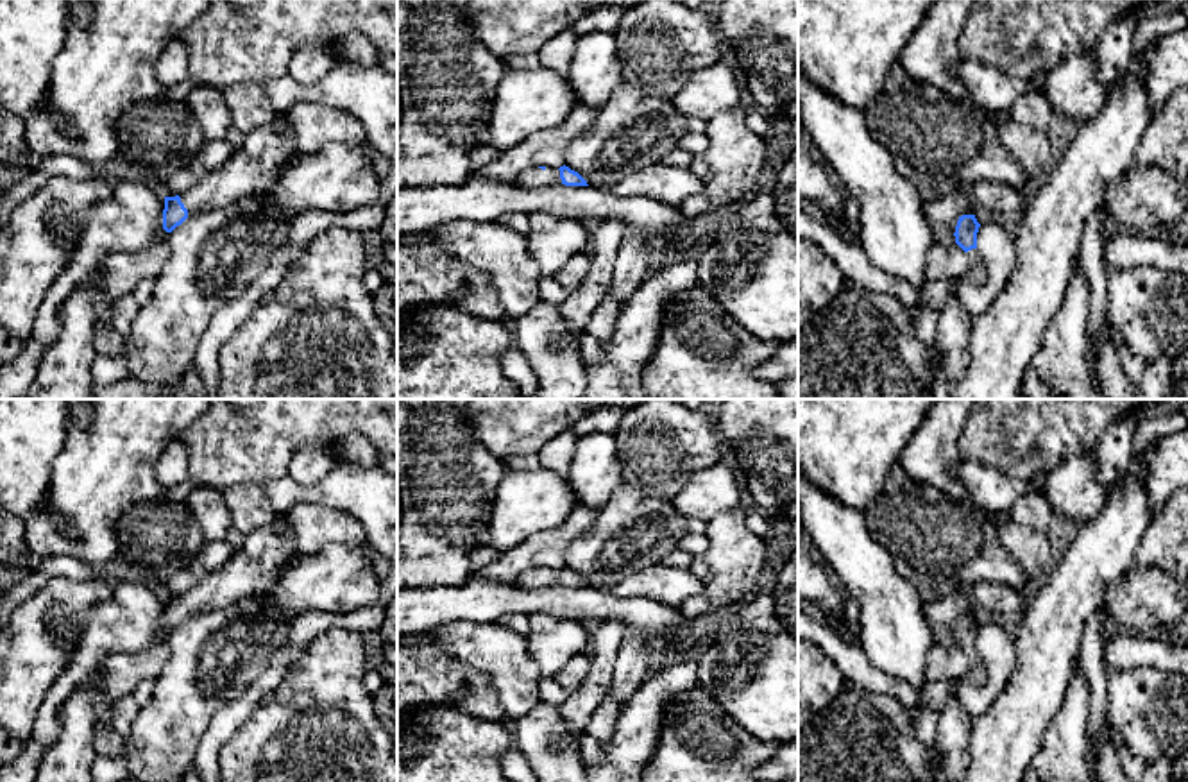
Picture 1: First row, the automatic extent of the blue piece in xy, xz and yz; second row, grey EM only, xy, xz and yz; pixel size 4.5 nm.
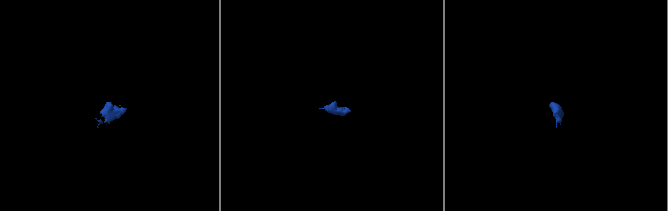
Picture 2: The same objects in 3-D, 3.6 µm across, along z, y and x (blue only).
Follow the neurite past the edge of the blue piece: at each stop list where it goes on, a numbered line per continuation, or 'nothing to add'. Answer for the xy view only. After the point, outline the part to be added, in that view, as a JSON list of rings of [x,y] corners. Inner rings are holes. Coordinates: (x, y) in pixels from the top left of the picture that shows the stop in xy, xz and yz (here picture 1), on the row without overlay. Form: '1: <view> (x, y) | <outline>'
1: xy (251, 571) | [[[284,515],[245,535],[245,544],[231,560],[197,587],[181,594],[188,617],[231,605],[238,599],[267,594],[281,569],[299,560],[293,549],[293,528]]]

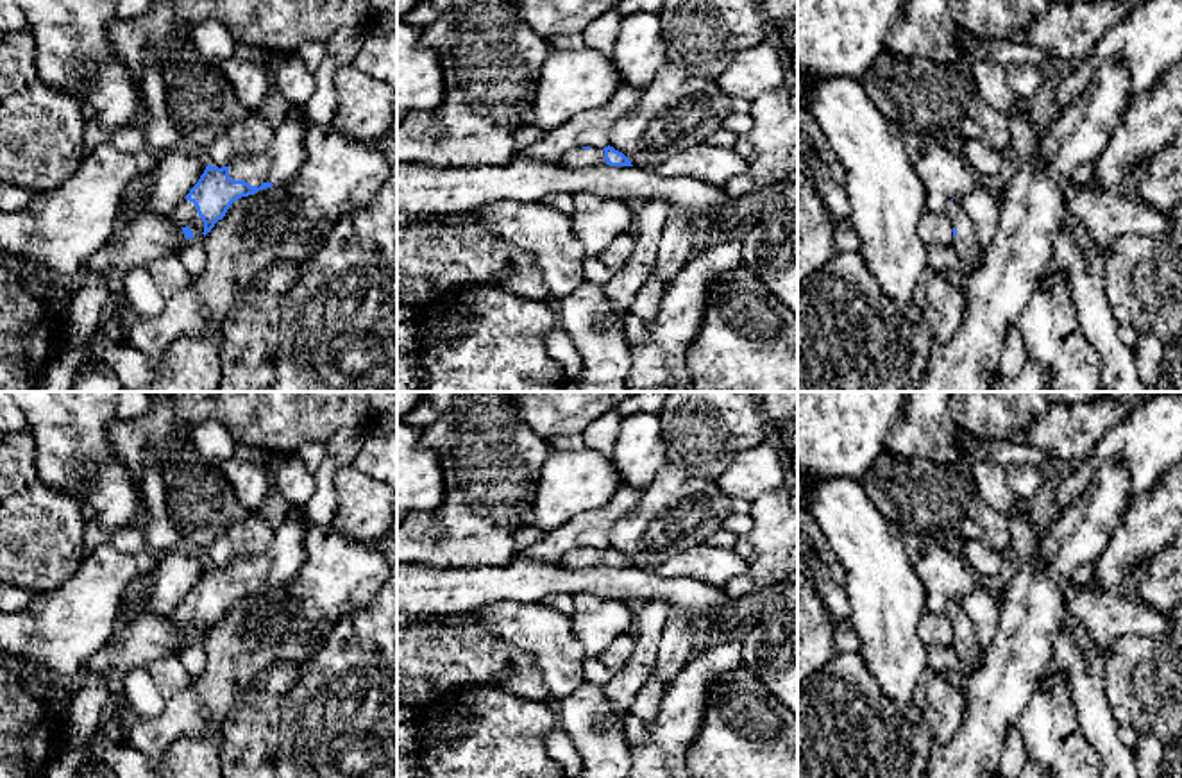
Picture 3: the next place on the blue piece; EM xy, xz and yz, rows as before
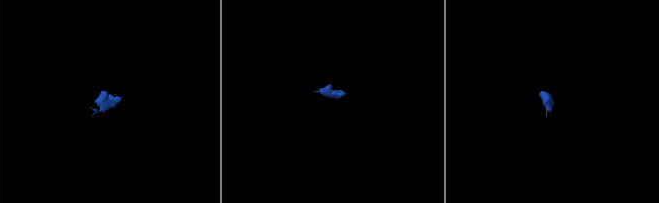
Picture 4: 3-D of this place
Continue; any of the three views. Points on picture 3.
1: xy (279, 562) | [[[300,508],[290,510],[263,553],[232,560],[229,563],[229,578],[258,588],[263,583],[290,583],[306,558],[304,538],[308,529],[302,526]]]
2: xy (185, 614) | [[[186,599],[168,615],[168,619],[172,619],[177,626],[202,624],[195,605]]]

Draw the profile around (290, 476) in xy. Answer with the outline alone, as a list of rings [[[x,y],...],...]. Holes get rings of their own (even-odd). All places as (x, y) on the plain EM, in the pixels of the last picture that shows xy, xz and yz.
[[[297,452],[270,454],[268,465],[275,490],[300,508],[315,494],[315,478]]]

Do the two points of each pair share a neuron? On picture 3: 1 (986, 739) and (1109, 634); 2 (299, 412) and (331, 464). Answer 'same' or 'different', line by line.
1: different
2: different

